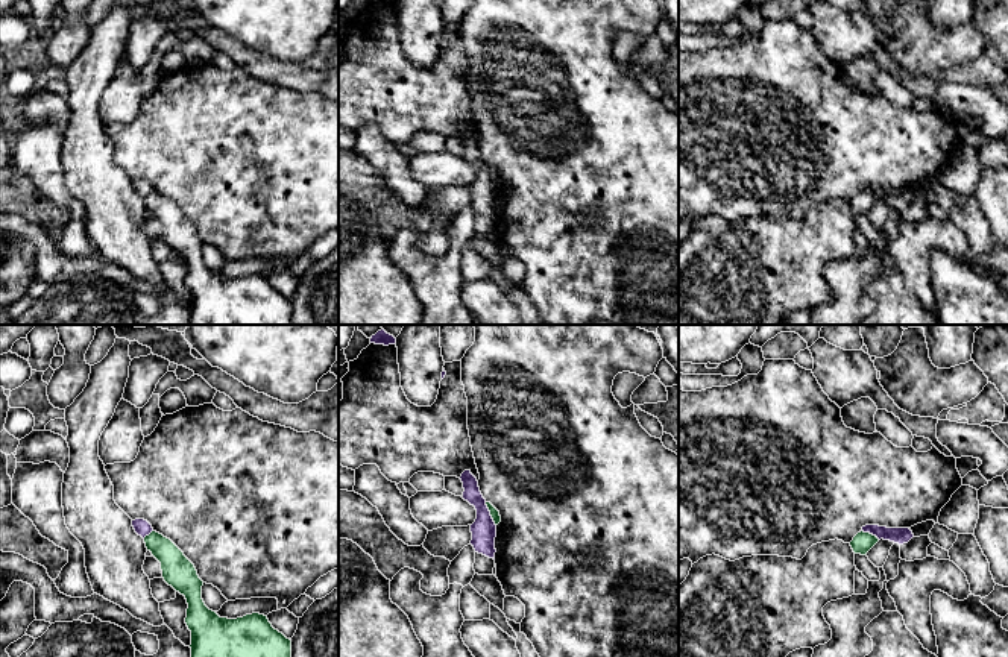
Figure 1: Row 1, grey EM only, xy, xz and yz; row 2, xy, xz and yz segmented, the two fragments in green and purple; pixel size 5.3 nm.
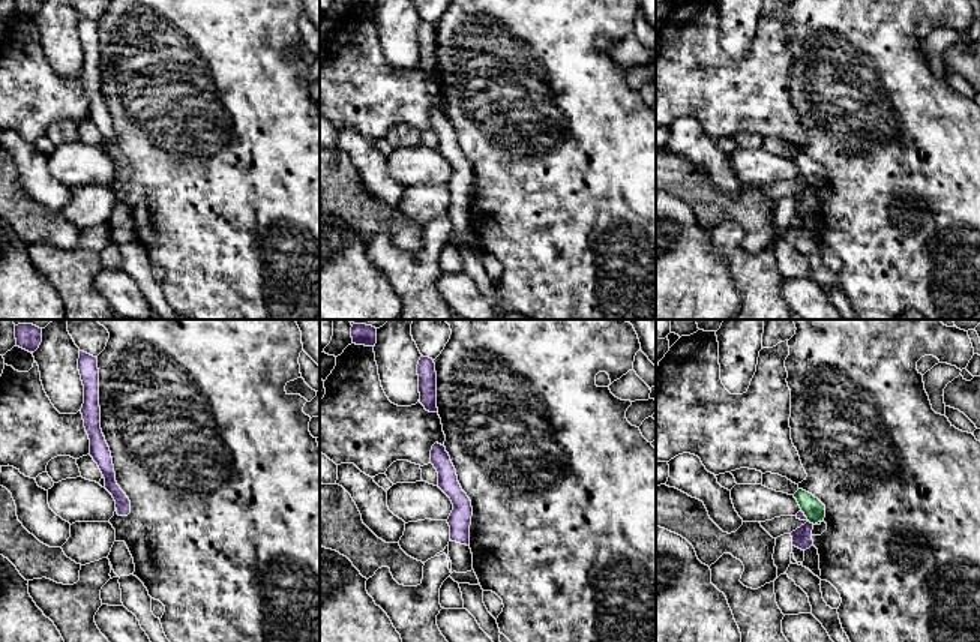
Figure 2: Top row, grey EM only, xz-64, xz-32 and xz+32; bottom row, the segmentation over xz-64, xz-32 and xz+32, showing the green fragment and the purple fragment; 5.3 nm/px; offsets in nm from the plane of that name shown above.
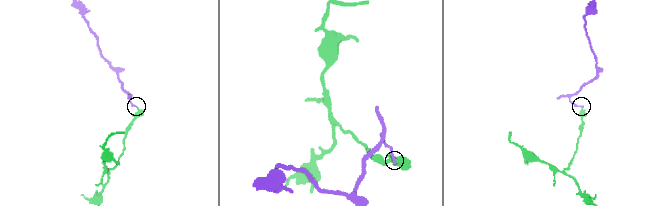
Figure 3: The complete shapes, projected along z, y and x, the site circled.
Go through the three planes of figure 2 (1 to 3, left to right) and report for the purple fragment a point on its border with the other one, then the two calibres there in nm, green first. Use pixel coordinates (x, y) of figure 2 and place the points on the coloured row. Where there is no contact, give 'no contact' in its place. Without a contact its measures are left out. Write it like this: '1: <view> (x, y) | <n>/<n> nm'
1: no contact
2: no contact
3: xz+32 (812, 522) | 110/110 nm

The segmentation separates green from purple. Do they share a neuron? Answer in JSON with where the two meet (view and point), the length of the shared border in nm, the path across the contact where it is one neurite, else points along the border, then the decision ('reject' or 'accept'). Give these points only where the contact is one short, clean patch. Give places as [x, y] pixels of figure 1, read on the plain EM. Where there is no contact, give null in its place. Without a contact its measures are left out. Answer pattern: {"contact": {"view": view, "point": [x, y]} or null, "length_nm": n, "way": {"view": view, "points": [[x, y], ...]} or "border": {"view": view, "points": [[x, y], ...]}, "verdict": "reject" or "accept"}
{"contact": {"view": "xz", "point": [491, 175]}, "length_nm": 140, "border": {"view": "xz", "points": [[485, 163], [495, 185]]}, "verdict": "reject"}

